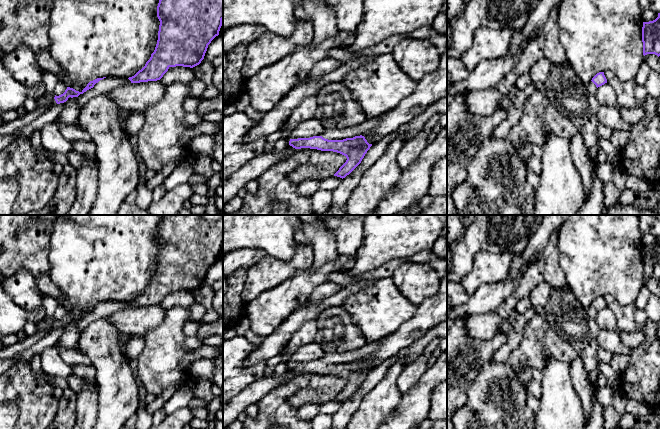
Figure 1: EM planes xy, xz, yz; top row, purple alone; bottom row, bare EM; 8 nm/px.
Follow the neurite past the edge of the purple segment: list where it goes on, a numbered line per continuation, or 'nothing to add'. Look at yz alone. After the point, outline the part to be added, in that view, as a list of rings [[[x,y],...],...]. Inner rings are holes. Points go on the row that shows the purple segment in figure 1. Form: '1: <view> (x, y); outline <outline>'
nothing to add

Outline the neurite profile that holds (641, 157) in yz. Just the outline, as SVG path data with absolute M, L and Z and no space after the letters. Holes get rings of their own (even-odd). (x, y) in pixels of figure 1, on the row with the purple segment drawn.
M605 71L607 83L614 89L617 102L613 106L600 105L598 108L598 122L612 130L628 130L630 141L620 150L619 167L628 175L635 175L651 184L660 182L660 115L657 113L659 98L648 95L641 104L644 119L635 125L627 124L622 118L623 109L634 109L638 104L634 96L636 81L621 81L612 71Z

